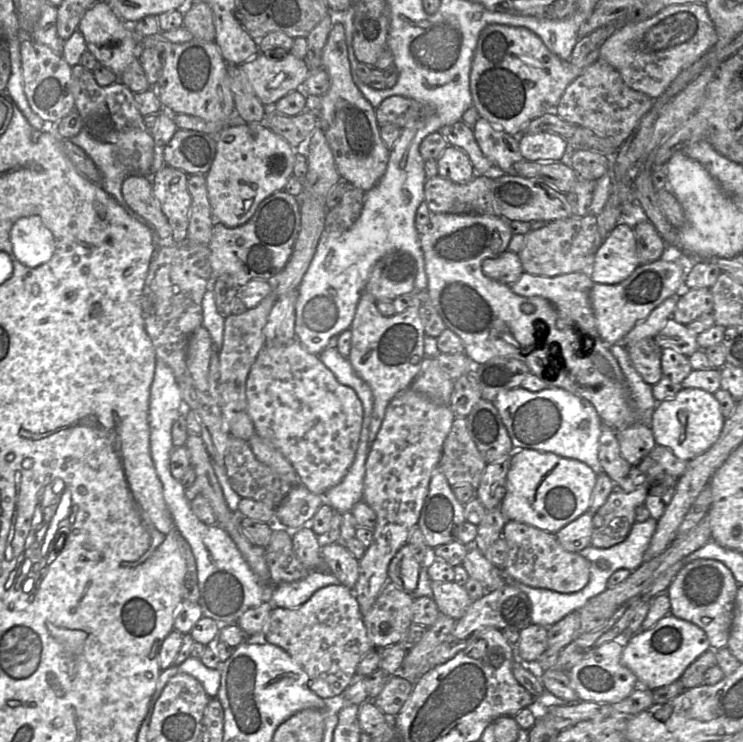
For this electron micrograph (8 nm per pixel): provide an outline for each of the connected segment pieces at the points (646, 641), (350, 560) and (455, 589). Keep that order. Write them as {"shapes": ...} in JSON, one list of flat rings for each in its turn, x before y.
{"shapes":[[[668,614,652,628,628,639,621,662,634,673,640,687,656,690,679,680,687,667,709,649,708,638,701,628]],[[338,543,321,546,321,557,341,585,353,590,358,579,358,560]],[[431,581,433,599,441,614,459,620,472,603,464,586,456,582]]]}

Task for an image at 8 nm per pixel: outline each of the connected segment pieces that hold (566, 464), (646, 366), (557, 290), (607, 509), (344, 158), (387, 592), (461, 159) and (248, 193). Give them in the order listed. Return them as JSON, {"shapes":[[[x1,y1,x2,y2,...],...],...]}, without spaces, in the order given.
{"shapes":[[[517,449,510,456,506,493,500,509,508,520,556,533,590,508,598,475,584,462,552,452]],[[643,338,626,345,629,359,643,380,653,386,662,378,661,355,662,348,654,338]],[[578,271,557,276,537,276,523,272,516,282,510,285,513,293,524,296,540,296,549,300,555,307,558,320,557,326,574,327,586,337,600,337,594,310,591,302,591,290,594,282,588,271]],[[656,444,638,465,632,466,624,479,615,483,606,502,594,514,590,546,609,548,624,541,636,521,635,510,644,504,653,483,661,480,664,476,671,476,678,481,686,467,686,461,677,458,667,447]],[[335,20,323,48,322,67,329,75,330,87,327,93,322,96,322,108,318,117,318,126,324,132,332,150,335,165,342,181,351,183,364,192,367,192,372,189,384,175,389,161,390,150,386,147,381,138,380,126,376,118,375,108,363,96,353,81,348,58,345,30,340,20]],[[388,581,371,609,363,616,367,635,374,648,399,643,412,622,415,597]],[[451,145,437,159,437,166,440,177,458,184,467,183,476,175,468,155]],[[242,123,235,126,226,127,218,136,216,142,216,154,213,163,205,175,208,199,214,222,220,222,229,228,235,228,245,224,251,219,256,212,260,203,274,194,275,192,284,190,288,180,293,175,295,165,296,150,281,136,272,132,264,123]]]}

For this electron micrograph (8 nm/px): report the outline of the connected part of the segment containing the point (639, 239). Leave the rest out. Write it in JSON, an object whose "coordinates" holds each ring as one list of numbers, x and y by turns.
{"coordinates":[[649,220,636,224,633,231,640,265,649,264,664,256,667,245]]}

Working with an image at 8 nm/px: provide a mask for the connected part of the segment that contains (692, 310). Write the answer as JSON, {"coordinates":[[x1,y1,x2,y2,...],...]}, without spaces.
{"coordinates":[[710,288,683,289,672,317,680,324,688,325,702,314,712,313,713,295]]}

